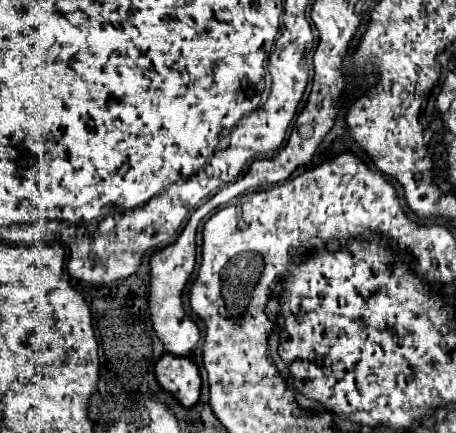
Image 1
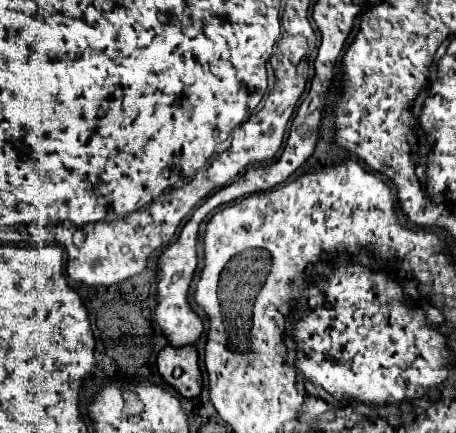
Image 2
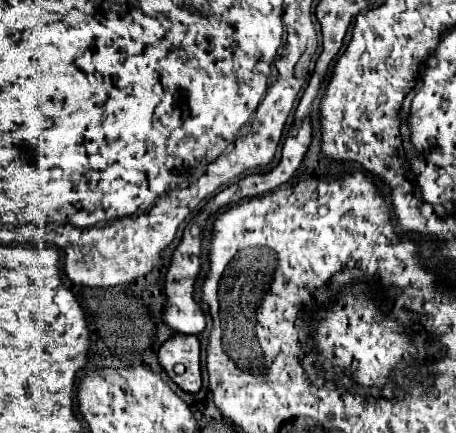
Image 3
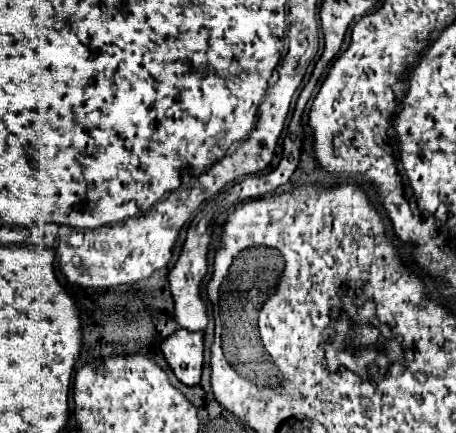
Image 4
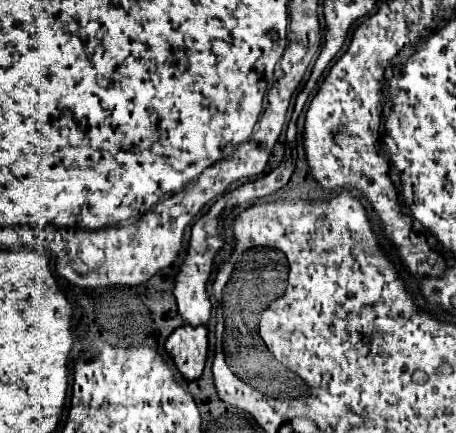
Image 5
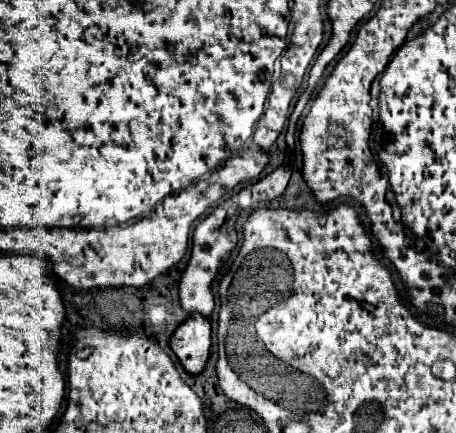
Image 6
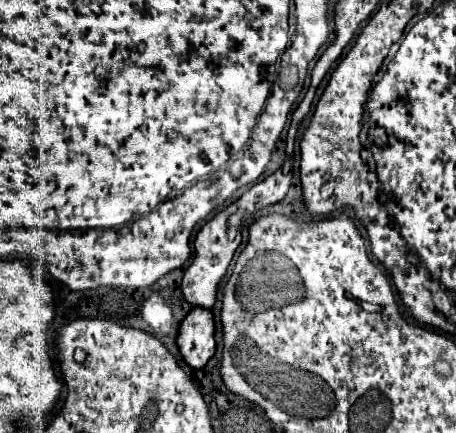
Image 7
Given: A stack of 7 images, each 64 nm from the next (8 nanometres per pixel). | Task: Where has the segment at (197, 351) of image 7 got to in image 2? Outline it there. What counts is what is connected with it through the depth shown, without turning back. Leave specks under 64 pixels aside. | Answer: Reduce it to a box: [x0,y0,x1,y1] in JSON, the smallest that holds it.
[156,346,202,400]

